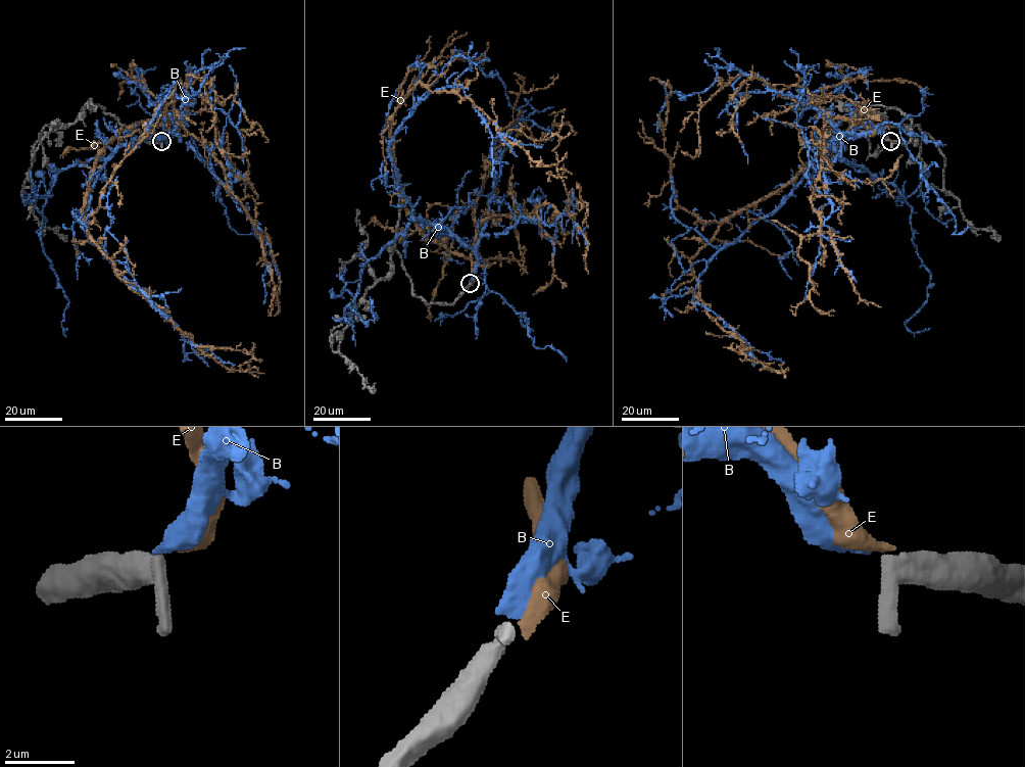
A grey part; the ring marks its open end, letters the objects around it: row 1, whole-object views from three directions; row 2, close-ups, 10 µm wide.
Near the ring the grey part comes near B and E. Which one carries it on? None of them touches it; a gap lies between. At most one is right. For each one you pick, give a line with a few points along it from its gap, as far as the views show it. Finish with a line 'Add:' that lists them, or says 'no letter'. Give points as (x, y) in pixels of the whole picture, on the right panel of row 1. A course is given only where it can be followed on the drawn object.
B: course (889, 141), (879, 133), (839, 137), (778, 207), (726, 244), (701, 274), (693, 302), (744, 339), (752, 365)
Add: B

